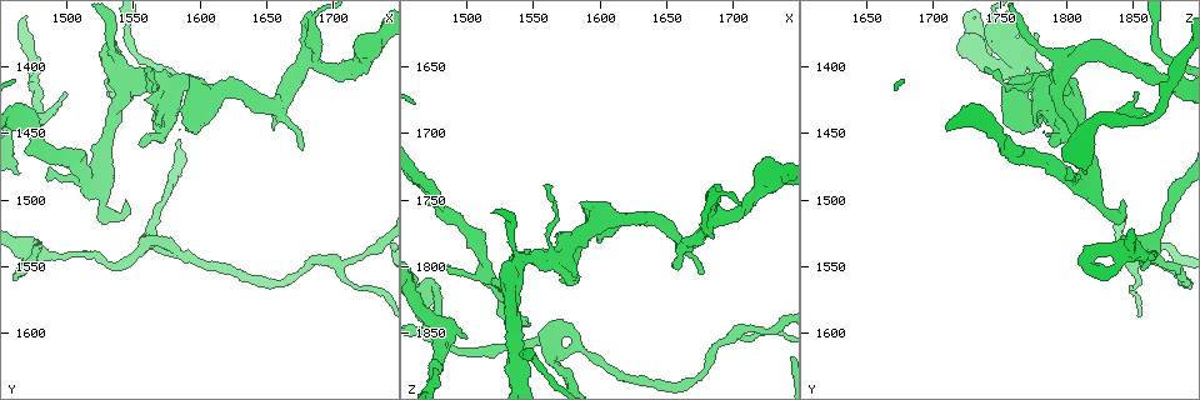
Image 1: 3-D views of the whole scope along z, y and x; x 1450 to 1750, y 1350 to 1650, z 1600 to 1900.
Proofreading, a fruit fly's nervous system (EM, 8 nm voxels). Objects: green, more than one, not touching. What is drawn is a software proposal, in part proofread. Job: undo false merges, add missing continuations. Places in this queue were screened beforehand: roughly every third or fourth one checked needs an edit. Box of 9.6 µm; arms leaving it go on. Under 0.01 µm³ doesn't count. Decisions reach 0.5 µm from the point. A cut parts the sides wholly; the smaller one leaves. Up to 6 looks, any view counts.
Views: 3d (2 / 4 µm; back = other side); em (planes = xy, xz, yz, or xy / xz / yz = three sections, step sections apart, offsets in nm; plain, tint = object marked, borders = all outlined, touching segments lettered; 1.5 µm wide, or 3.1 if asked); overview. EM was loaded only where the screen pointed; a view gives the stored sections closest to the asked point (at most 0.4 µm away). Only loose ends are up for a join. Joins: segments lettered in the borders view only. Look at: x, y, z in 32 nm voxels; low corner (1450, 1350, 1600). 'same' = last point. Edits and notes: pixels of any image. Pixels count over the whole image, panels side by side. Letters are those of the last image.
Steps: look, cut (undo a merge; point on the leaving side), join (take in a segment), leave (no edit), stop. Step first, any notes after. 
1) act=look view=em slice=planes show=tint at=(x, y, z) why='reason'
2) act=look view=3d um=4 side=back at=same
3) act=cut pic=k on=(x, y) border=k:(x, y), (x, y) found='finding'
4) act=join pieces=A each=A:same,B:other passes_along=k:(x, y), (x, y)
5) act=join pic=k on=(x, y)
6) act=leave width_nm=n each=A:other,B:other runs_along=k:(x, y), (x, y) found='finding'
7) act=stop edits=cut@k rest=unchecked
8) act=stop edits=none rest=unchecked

act=look view=3d um=2 at=(1584, 1416, 1810) why='thick end'

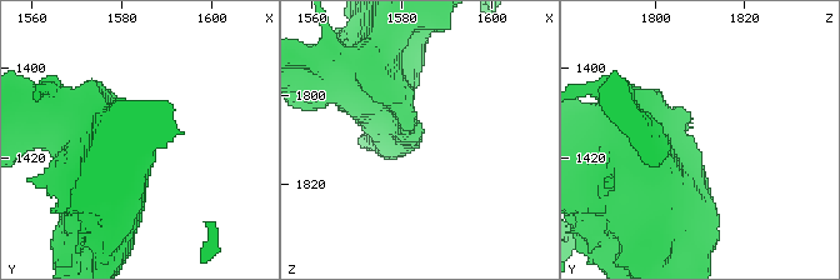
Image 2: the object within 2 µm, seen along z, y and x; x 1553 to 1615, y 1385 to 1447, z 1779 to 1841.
act=look view=em um=3.1 slice=planes show=borders at=(1581, 1417, 1809)

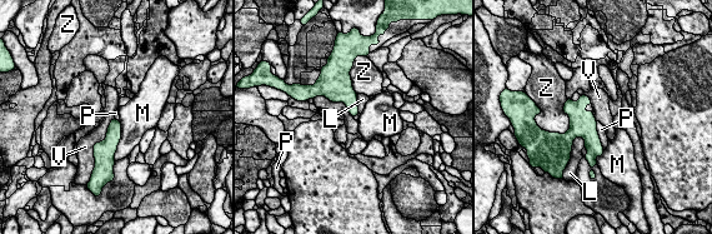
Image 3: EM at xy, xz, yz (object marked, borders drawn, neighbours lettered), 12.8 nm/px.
act=leave each=L:other,M:other,P:other,V:other,Z:other border=3:(114, 116), (93, 154) found='none of them fits'

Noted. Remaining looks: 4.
act=look view=em slice=xy step=4 show=tint at=(1522, 1474, 1812) why='an open end'

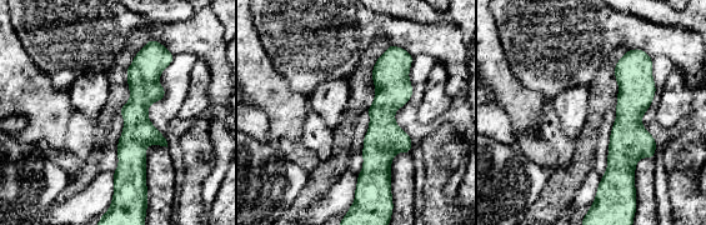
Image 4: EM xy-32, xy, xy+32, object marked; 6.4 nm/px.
act=look view=em slice=planes show=borders at=same why='cut it another way'

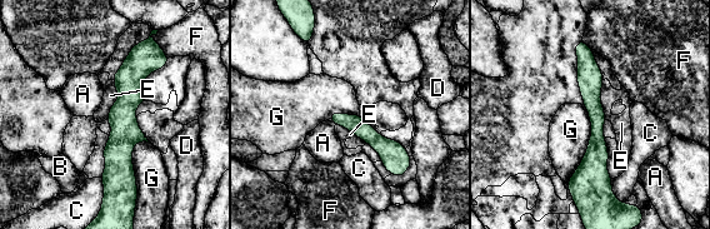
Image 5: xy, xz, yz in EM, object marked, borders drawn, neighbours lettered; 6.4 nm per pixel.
act=leave width_nm=120 each=A:other,B:other,C:other,D:other,E:other,F:other,G:other runs_along=5:(579, 48), (596, 113), (584, 197) found='none of them fits'

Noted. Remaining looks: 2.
act=look view=em slice=planes show=borders at=(1486, 1436, 1860) why='branch stops here'

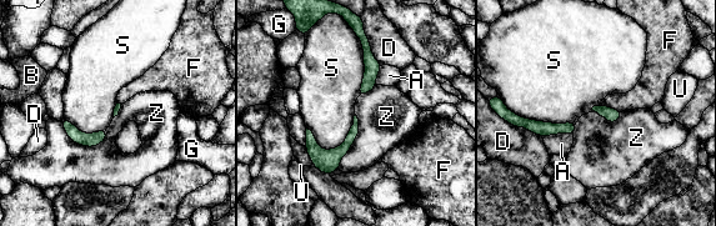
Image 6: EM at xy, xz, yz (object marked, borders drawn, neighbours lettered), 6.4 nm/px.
act=leave each=A:other,B:other,D:other,F:other,G:other,S:other,U:other,Z:other border=6:(60, 121), (81, 145), (108, 135) found='none of them fits'

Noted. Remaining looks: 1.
act=stop edits=none rest=unchecked

